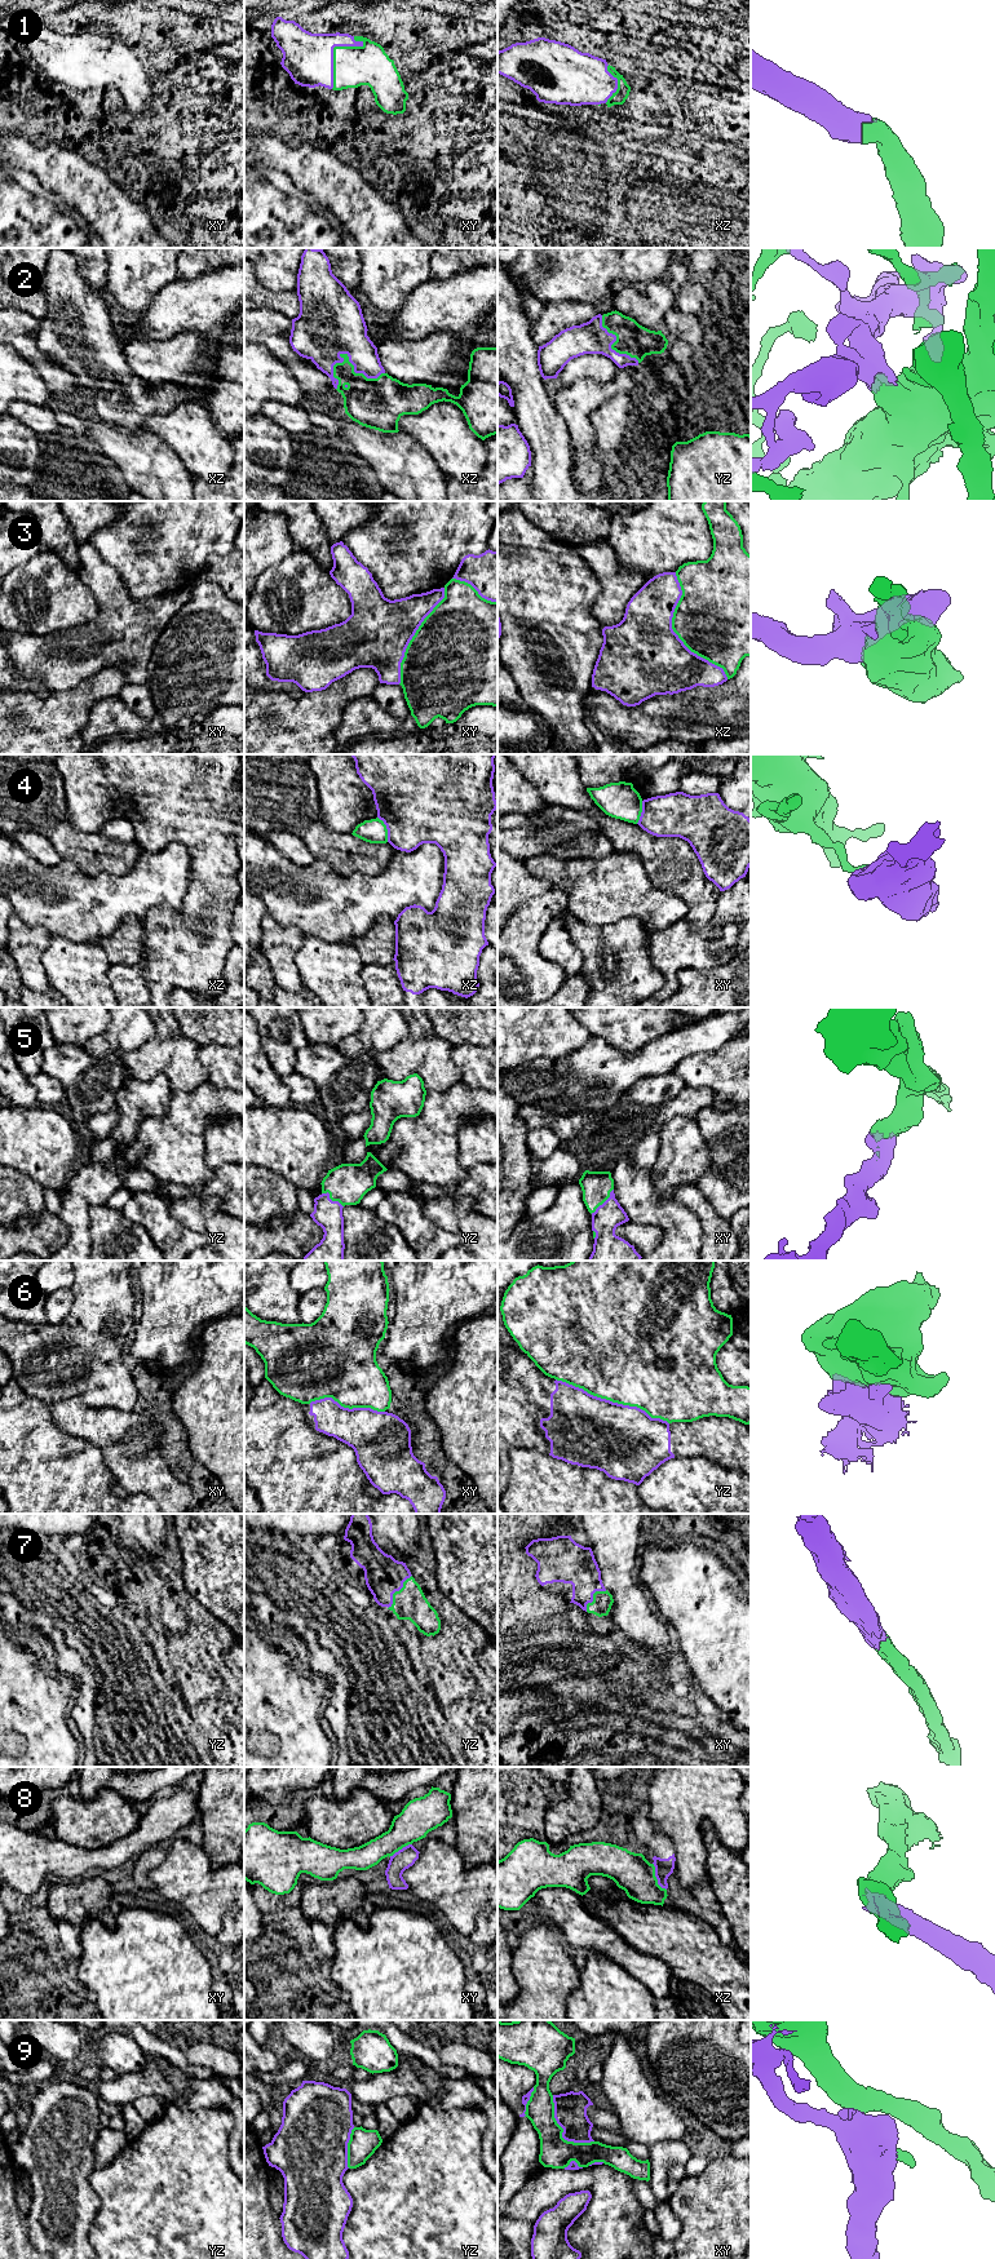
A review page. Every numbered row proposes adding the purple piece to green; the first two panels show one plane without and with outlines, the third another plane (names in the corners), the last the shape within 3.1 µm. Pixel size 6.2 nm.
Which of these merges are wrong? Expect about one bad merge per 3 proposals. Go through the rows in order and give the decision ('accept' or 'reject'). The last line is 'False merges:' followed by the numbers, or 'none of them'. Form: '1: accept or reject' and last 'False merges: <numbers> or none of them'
1: accept
2: accept
3: reject
4: reject
5: accept
6: reject
7: accept
8: reject
9: reject
False merges: 3, 4, 6, 8, 9

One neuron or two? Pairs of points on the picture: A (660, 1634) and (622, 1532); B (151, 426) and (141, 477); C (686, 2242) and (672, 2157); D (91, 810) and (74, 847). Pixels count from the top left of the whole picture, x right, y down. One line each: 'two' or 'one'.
A: one
B: two
C: two
D: two

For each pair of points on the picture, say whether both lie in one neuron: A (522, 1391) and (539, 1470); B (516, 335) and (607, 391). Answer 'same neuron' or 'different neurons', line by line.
A: different neurons
B: different neurons

